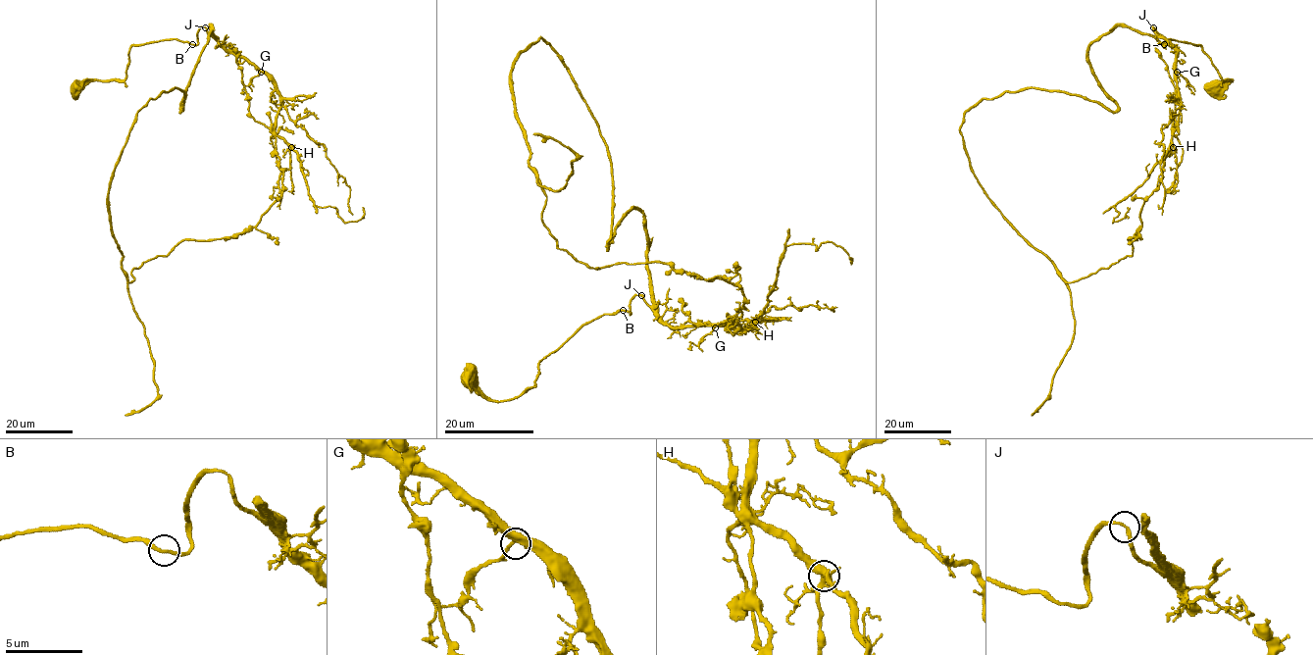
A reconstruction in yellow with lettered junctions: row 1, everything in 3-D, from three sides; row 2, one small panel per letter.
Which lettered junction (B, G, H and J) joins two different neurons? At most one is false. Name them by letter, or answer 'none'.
none

